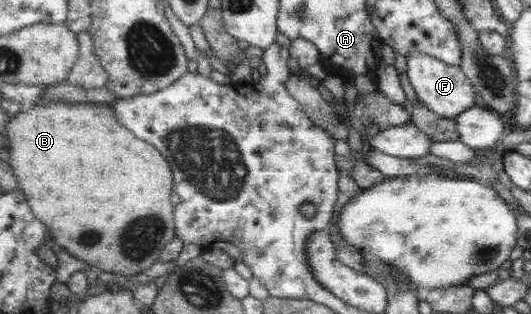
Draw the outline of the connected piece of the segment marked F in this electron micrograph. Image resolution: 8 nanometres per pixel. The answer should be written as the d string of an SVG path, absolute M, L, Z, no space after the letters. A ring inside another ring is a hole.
M416 53L406 57L405 75L414 89L416 99L432 113L442 118L454 119L462 111L478 102L470 81L460 71L459 66L449 66L426 54Z

